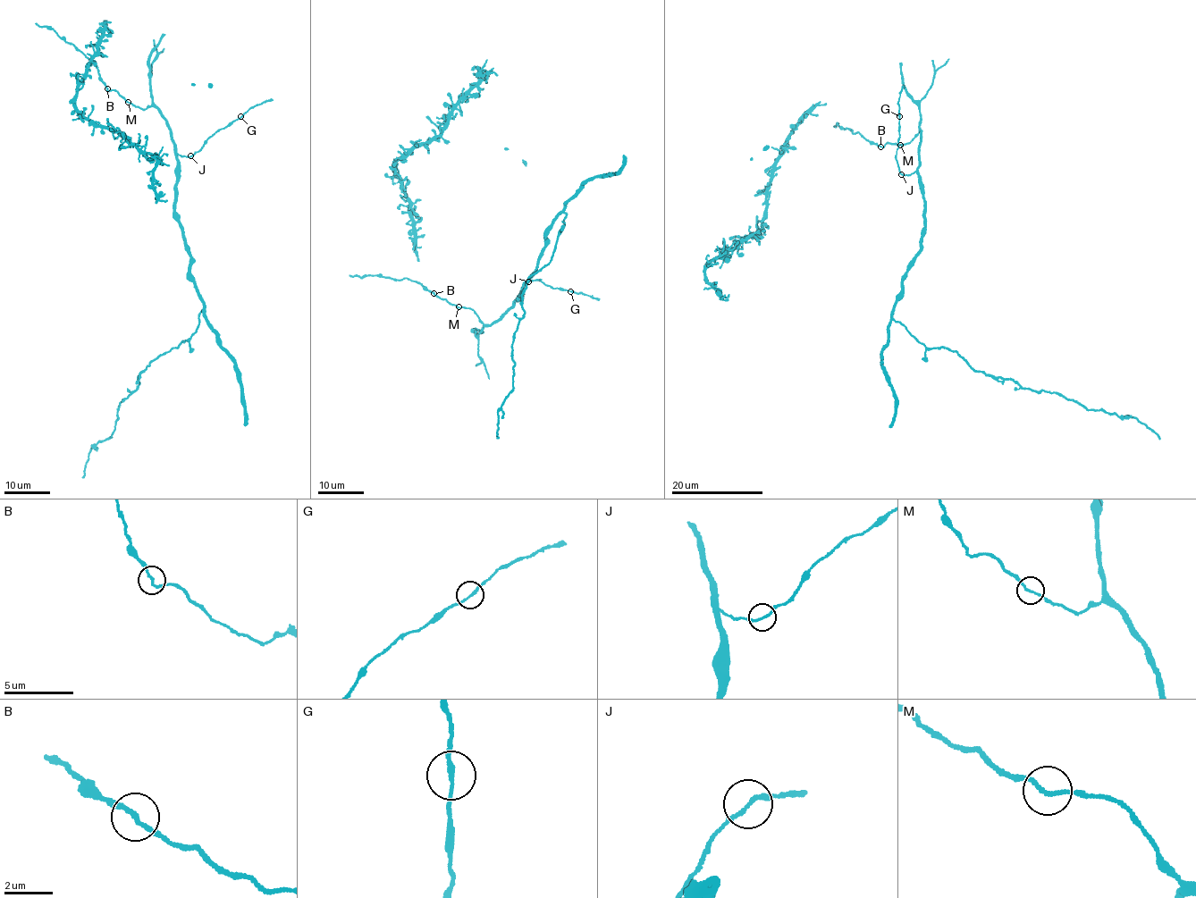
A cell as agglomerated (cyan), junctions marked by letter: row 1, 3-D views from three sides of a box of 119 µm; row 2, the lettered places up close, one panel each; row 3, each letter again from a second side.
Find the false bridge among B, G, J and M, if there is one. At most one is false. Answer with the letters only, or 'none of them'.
none of them

